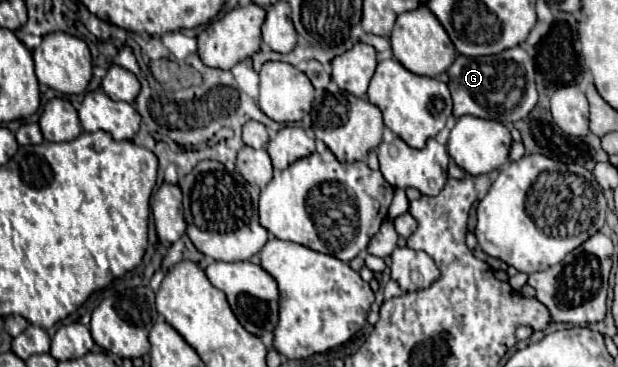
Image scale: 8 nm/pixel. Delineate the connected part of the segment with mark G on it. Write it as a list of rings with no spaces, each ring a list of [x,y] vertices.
[[[521,46],[503,50],[501,54],[469,58],[457,56],[449,74],[449,90],[453,98],[453,116],[459,120],[461,116],[477,116],[485,120],[499,120],[499,122],[517,122],[527,118],[529,112],[537,104],[537,90],[533,80],[533,62],[529,60],[527,52]]]

